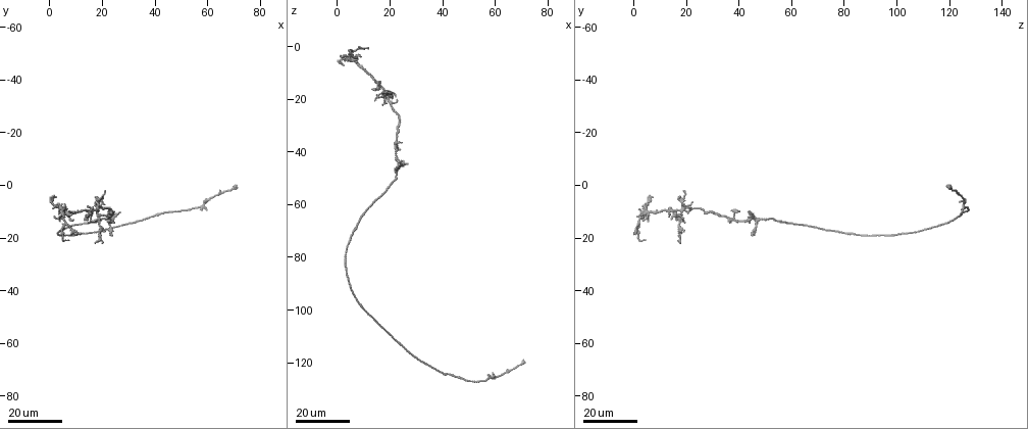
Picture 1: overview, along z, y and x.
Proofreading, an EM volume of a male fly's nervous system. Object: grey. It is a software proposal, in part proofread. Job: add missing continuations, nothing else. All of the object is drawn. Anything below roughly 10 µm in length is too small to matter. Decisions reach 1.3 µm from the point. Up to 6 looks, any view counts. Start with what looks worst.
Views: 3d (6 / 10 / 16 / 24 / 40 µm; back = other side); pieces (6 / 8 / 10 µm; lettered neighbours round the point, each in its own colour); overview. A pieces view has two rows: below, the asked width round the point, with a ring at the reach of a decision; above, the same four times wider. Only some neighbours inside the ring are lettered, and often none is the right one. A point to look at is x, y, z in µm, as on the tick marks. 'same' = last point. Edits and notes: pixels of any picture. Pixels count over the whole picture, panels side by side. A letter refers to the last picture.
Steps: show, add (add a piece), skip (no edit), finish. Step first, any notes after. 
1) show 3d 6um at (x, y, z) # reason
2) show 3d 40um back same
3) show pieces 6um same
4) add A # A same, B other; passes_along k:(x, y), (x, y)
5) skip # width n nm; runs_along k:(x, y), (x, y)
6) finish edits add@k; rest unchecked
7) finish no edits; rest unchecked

show 3d 16um at (71, 0, 120) # end of a long branch

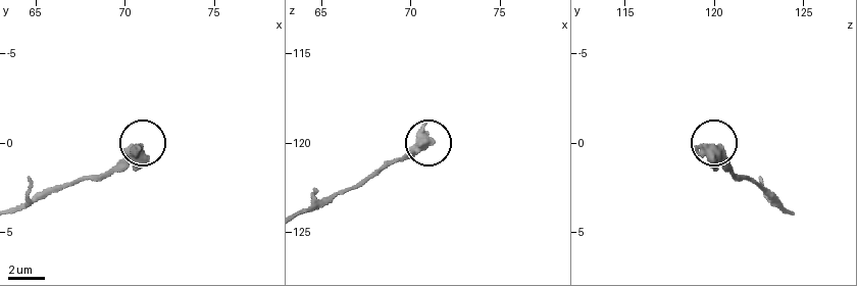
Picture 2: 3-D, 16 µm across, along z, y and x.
show pieces 10um at (70.7, 0.4, 119.1)

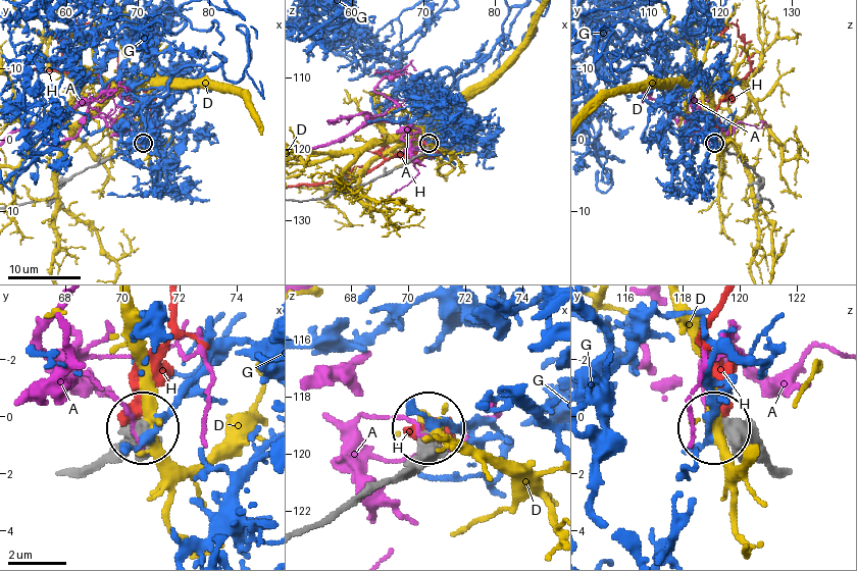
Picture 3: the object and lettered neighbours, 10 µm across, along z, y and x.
skip # A other, D other, G other, H other; runs_along 3:(79, 475), (115, 458), (142, 433); none of them fits

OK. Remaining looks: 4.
show 3d 24um at (12, 18, 1) # an open end

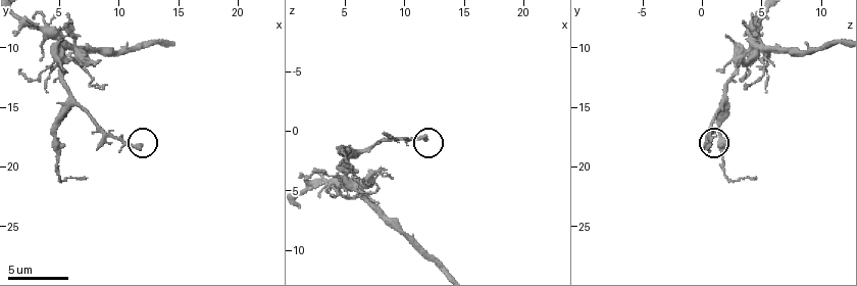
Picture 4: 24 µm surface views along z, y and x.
show pieces 6um at (11.8, 18.6, 0.4)

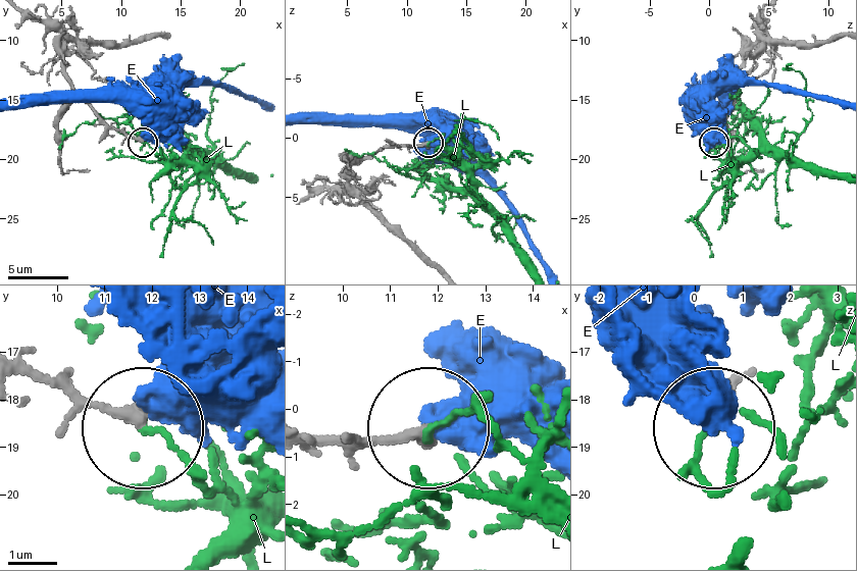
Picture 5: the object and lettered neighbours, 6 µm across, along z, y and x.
skip # E other, L other; runs_along 5:(26, 359), (143, 428); none of them fits

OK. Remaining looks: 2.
show 3d 24um at (24, 20, 46) # branch stops here

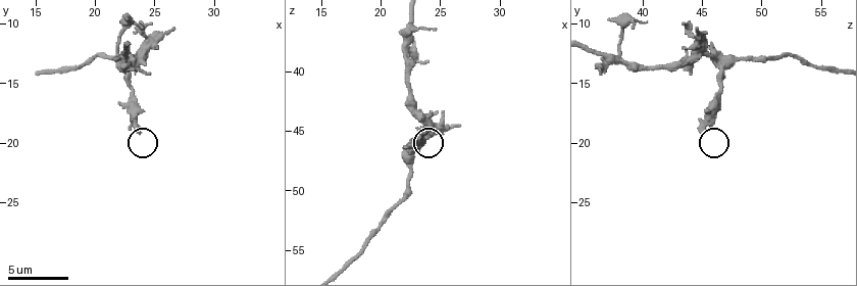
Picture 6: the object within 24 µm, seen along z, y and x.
show pieces 10um at (23.4, 18.8, 45.0)

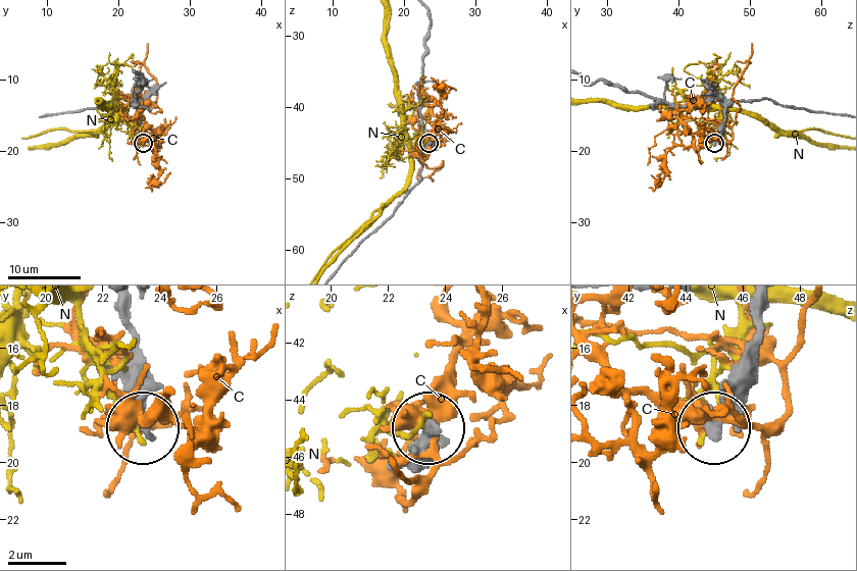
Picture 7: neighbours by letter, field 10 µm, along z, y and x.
skip # width 340 nm; C other, N other; runs_along 7:(375, 228), (418, 180), (427, 143); no lettered piece goes on from it

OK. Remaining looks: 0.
finish no edits; rest unchecked

